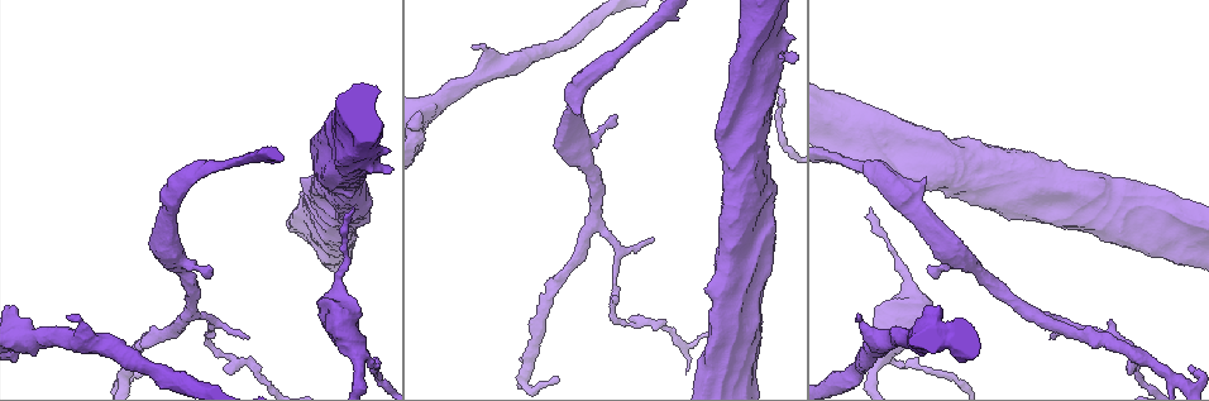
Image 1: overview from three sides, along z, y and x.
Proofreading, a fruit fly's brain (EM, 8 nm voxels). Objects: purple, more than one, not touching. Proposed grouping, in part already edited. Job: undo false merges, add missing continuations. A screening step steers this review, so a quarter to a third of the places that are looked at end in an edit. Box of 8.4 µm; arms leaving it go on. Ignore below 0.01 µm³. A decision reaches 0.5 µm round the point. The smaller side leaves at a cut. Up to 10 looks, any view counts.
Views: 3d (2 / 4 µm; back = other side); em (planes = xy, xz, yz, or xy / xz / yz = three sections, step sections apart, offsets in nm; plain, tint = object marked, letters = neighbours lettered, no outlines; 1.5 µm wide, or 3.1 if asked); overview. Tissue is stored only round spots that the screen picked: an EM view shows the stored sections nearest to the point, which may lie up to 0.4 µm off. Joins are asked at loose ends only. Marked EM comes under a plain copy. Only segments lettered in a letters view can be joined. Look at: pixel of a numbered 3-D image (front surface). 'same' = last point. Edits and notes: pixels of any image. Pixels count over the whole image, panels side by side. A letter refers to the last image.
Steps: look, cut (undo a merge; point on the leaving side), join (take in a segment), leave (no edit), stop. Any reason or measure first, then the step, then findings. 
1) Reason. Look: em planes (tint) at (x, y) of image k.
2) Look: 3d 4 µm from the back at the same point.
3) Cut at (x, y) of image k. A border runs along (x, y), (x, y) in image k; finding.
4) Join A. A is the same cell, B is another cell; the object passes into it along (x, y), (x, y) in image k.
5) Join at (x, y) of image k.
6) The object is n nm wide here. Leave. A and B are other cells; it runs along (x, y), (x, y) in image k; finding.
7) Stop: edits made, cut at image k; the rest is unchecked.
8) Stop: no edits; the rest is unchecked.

Narrows sharply. Look: em planes (letters) at (228, 355) of image 1.

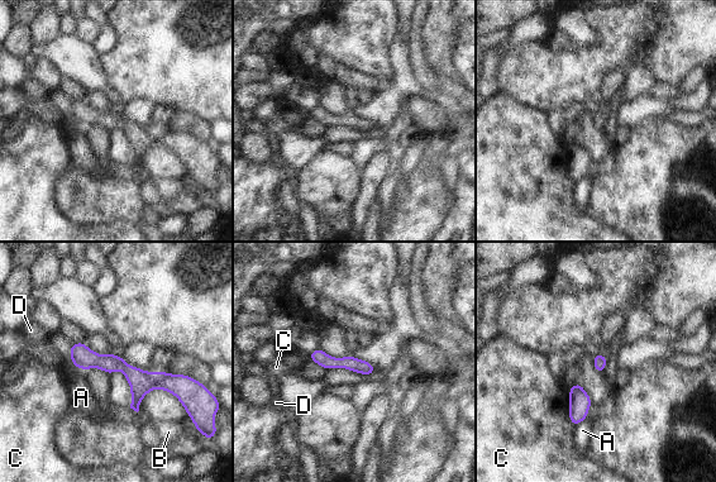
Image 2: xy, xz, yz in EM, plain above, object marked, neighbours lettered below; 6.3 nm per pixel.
Leave. A, B, C and D are other cells; a border runs along (586, 418), (576, 426) in image 2; one cell here.

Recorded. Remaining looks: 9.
An open end. Look: 3d 4 µm at (1192, 366) of image 1.

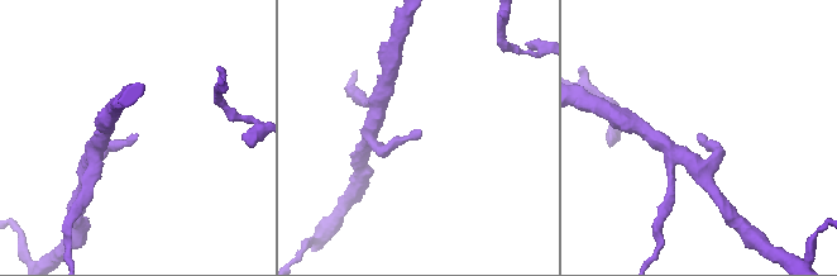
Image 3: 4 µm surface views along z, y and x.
Shape alone is not enough. Look: em xy step 8 (tint) at (135, 135) of image 3.

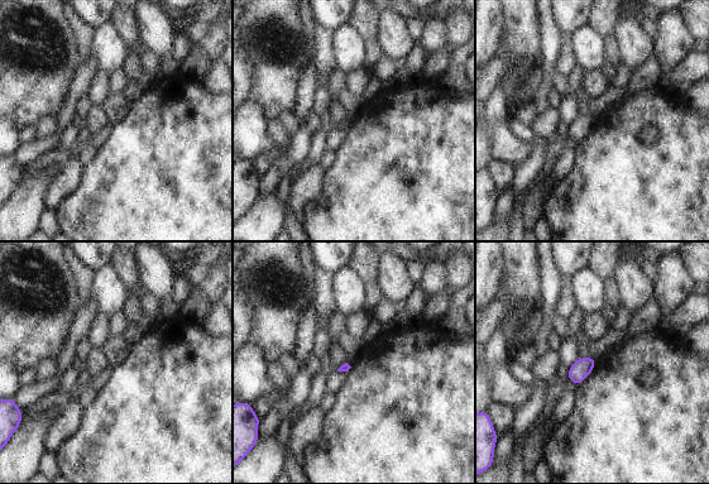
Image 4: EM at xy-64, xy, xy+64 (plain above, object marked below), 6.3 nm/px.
What lies round it. Look: em xy step 8 (letters) at the same point.

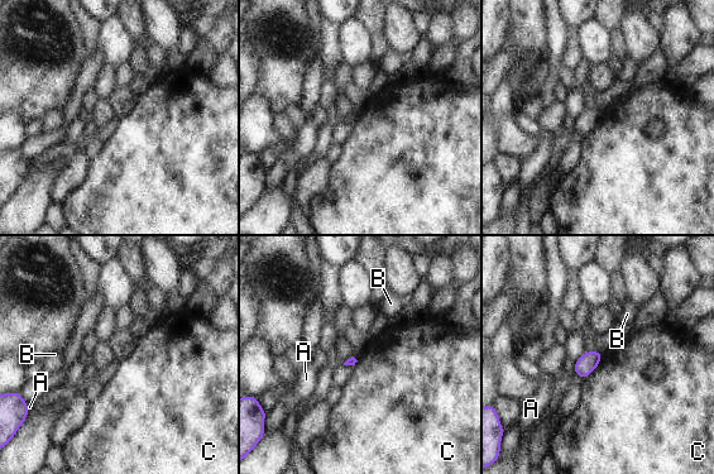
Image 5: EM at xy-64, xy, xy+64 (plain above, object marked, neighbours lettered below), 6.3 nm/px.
Leave. A, B and C are other cells; a border runs along (603, 354), (599, 364), (584, 379) in image 5; no lettered segment goes on from it.

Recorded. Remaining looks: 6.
Small branch off a trunk. Look: em yz step 8 (tint) at (371, 366) of image 1.

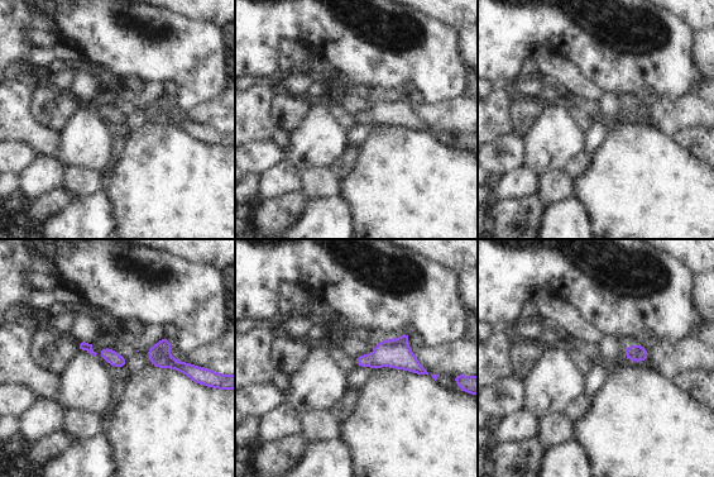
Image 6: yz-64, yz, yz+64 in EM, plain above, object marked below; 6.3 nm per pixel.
Cut it another way. Look: em planes (letters) at the same point.

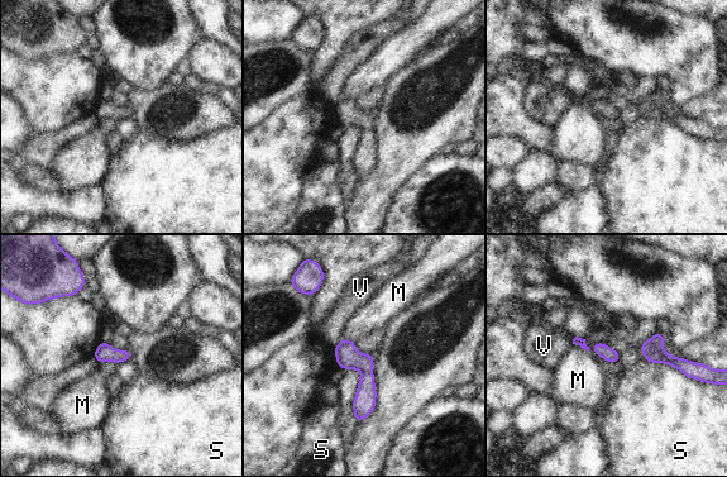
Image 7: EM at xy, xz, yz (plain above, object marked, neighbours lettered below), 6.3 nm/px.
Leave. M, S and V are other cells; a border runs along (573, 343), (588, 352) in image 7; all the same cell.

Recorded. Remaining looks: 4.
Thin neck. Look: em xz step 4 (tint) at (345, 239) of image 1.

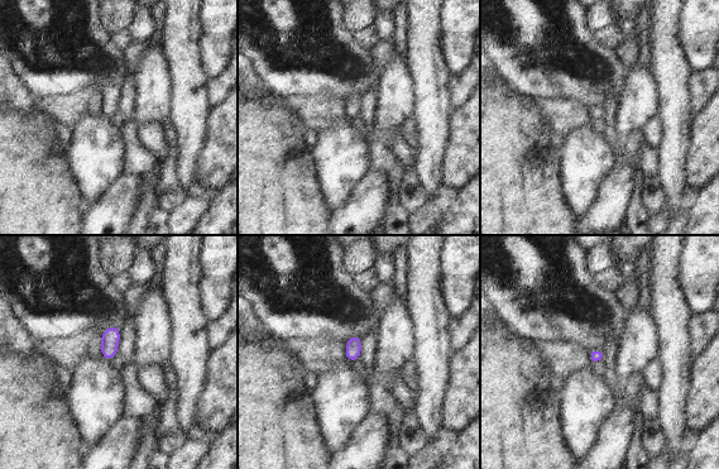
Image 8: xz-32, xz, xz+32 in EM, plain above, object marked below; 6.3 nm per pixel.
Look: em planes (letters) at the same point.

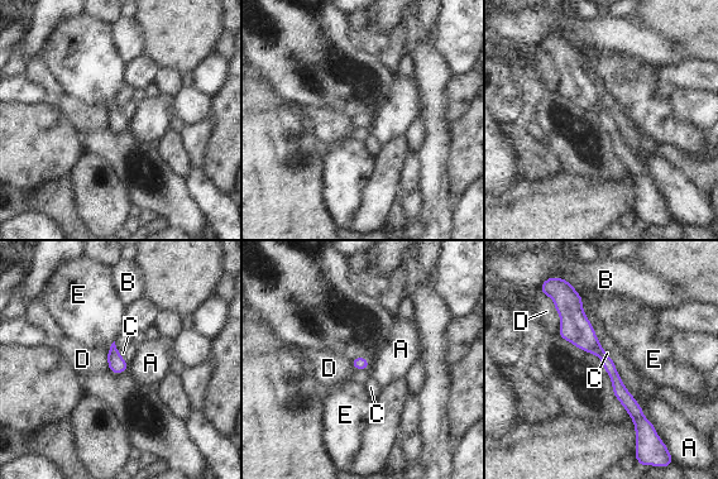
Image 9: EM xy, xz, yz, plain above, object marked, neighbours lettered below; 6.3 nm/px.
The longest contact is with D, 240 nm. Leave. A, B, C, D and E are other cells; a border runs along (119, 351), (128, 363) in image 9; one cell here.

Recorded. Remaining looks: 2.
Stop: no edits; the rest is unchecked.

